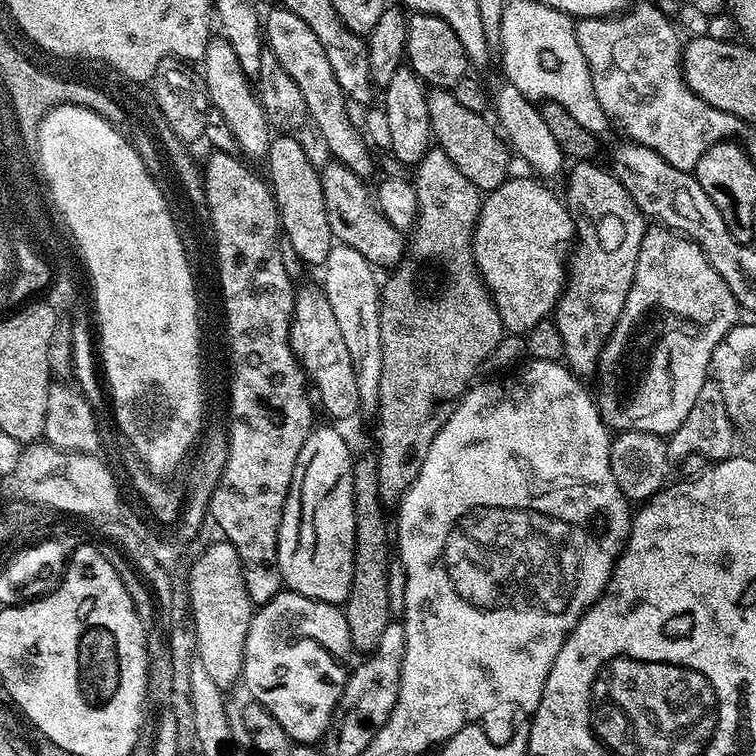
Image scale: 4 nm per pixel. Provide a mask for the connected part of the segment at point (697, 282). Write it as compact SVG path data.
M652 226L647 229L642 238L642 246L638 250L638 262L634 270L634 282L630 286L630 294L626 298L626 306L614 326L608 341L604 343L604 348L600 351L600 362L596 366L594 380L597 380L596 388L594 387L594 399L596 408L600 411L600 416L609 429L616 432L645 432L655 436L669 437L686 422L686 414L690 414L690 409L694 402L698 402L698 390L702 390L704 384L710 380L710 365L714 346L722 342L722 338L734 327L735 324L741 323L742 309L740 303L730 294L730 286L722 282L718 270L710 266L706 254L700 249L694 241L689 240L686 236L681 236L679 232L673 232L671 228L663 226Z

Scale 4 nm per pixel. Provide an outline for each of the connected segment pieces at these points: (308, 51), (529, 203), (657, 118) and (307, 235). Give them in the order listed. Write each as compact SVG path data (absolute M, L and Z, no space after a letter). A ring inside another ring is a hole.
M277 6L272 13L265 15L262 20L262 35L266 41L267 51L278 58L282 70L294 78L298 90L302 90L302 98L306 98L306 106L311 123L322 130L326 138L326 146L330 146L333 161L346 165L351 172L361 178L368 178L372 172L373 149L369 141L362 135L361 129L352 125L352 120L347 116L349 101L343 90L338 86L338 78L334 78L334 69L331 68L326 58L326 50L322 50L322 42L314 35L314 30L298 18L298 14L289 8Z
M531 175L515 176L483 197L472 253L503 327L509 333L526 334L553 315L566 283L566 261L576 227L567 203L544 185L547 183Z
M651 2L635 4L614 16L589 16L575 21L578 46L582 46L588 63L598 106L602 106L613 125L617 124L628 135L625 137L631 143L646 146L670 162L670 166L678 166L678 170L692 172L698 158L702 158L710 146L736 138L740 131L745 131L746 125L734 114L710 106L690 90L684 80L682 39L671 24L673 21Z
M276 134L268 141L268 172L266 179L272 189L272 197L280 215L283 239L292 252L304 264L322 266L330 254L334 239L326 214L325 195L320 181L321 169L315 168L306 158L295 135Z

